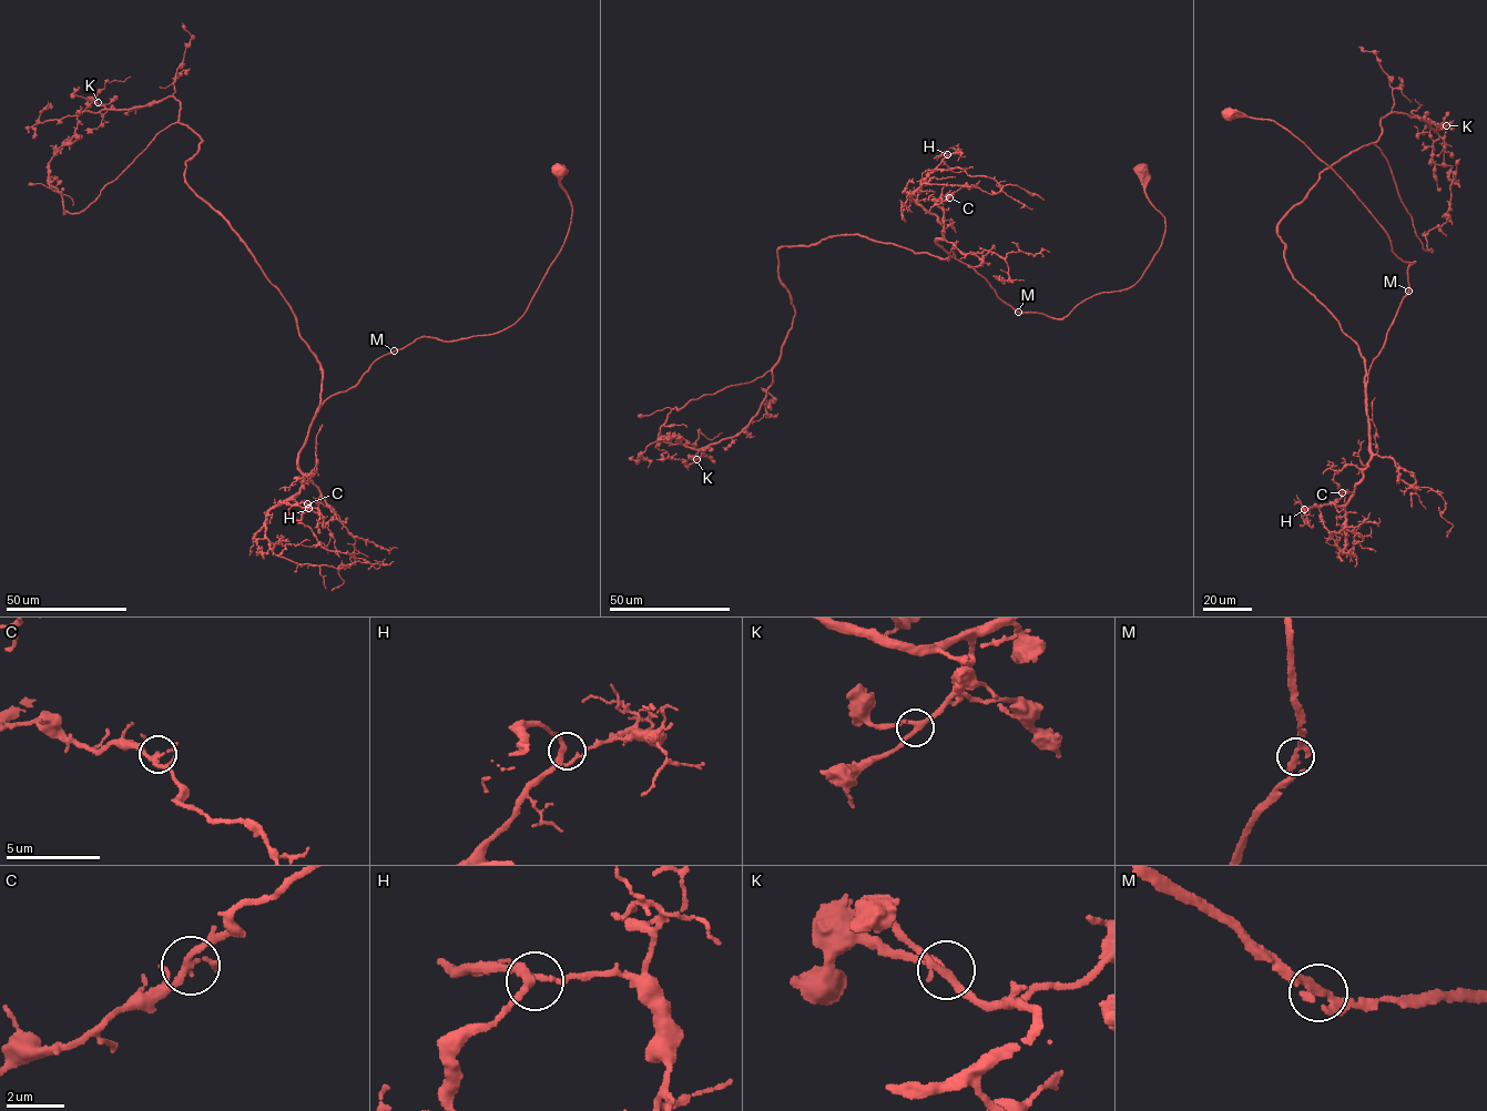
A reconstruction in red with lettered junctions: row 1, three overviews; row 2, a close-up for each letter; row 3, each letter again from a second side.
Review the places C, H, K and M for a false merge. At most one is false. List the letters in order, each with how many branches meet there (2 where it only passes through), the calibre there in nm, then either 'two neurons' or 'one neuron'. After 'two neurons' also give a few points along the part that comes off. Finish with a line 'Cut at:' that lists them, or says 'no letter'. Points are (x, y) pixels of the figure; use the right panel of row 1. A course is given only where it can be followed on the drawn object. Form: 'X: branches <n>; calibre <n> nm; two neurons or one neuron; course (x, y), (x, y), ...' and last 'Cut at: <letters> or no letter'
C: branches 3; calibre 200 nm; one neuron
H: branches 3; calibre 240 nm; one neuron
K: branches 3; calibre 240 nm; one neuron
M: branches 3; calibre 200 nm; one neuron
Cut at: no letter

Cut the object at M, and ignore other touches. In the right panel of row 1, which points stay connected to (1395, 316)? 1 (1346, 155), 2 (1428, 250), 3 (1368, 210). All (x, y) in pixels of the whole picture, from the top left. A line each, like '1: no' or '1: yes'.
1: yes
2: yes
3: no

